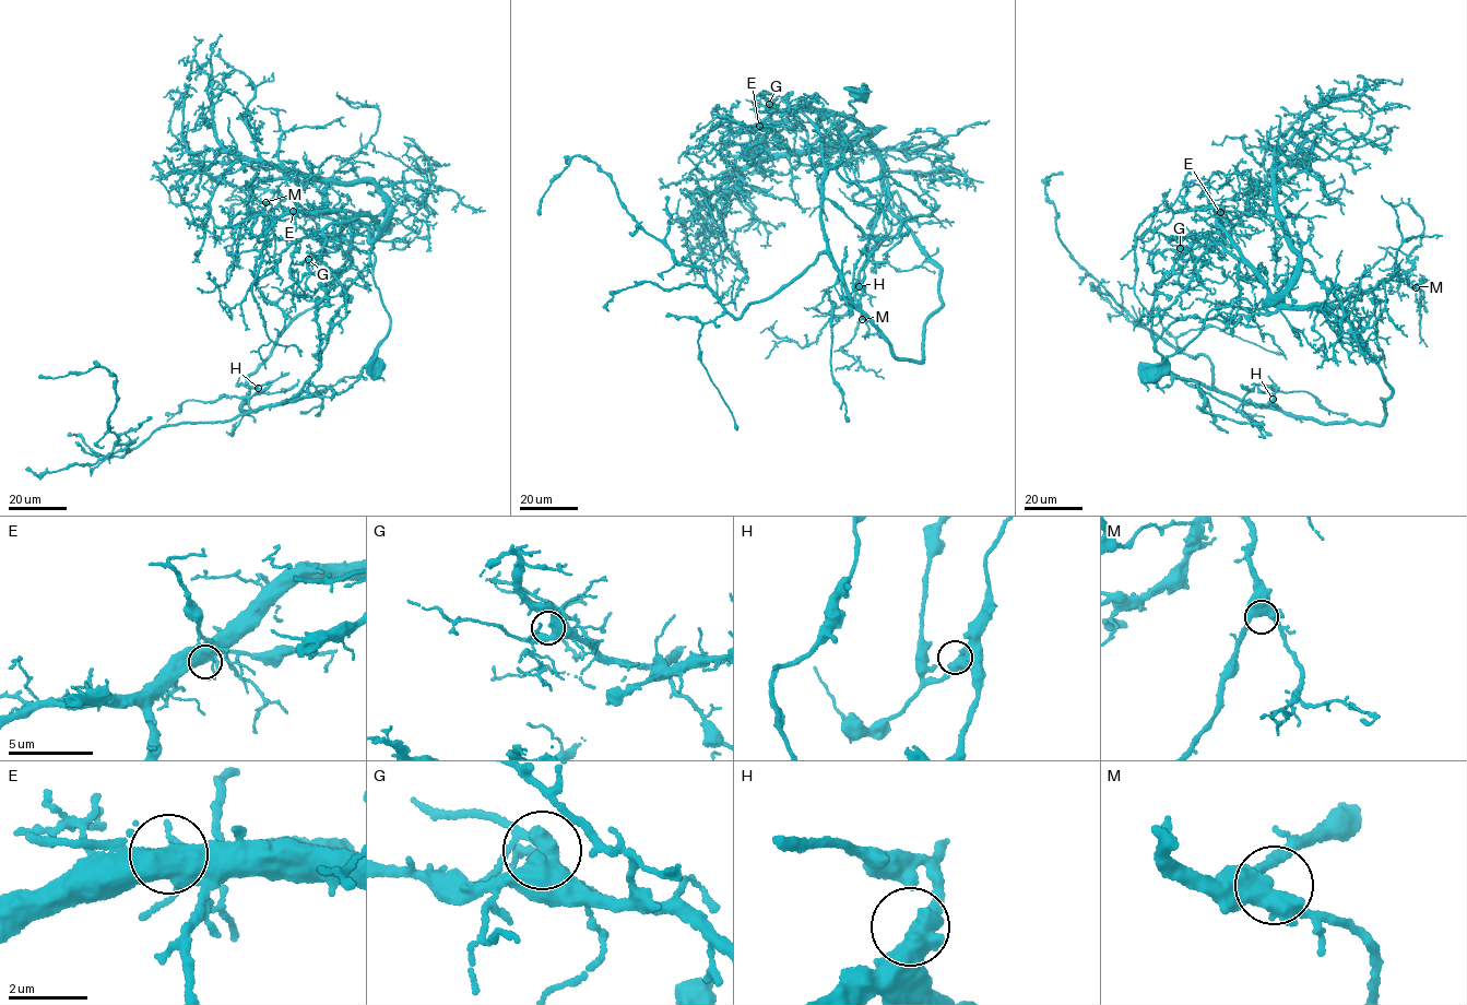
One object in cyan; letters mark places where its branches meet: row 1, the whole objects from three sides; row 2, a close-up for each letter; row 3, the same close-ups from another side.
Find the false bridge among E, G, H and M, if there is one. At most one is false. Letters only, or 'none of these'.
E

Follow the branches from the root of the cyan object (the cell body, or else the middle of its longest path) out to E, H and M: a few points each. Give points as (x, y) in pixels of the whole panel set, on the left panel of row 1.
E: (374, 366), (390, 320), (373, 275), (370, 248), (376, 222), (347, 211), (294, 211)
H: (374, 366), (390, 320), (370, 238), (320, 369), (302, 392), (246, 412), (239, 406), (258, 388)
M: (374, 366), (390, 320), (373, 275), (369, 231), (364, 224), (310, 214), (275, 190), (265, 202)

